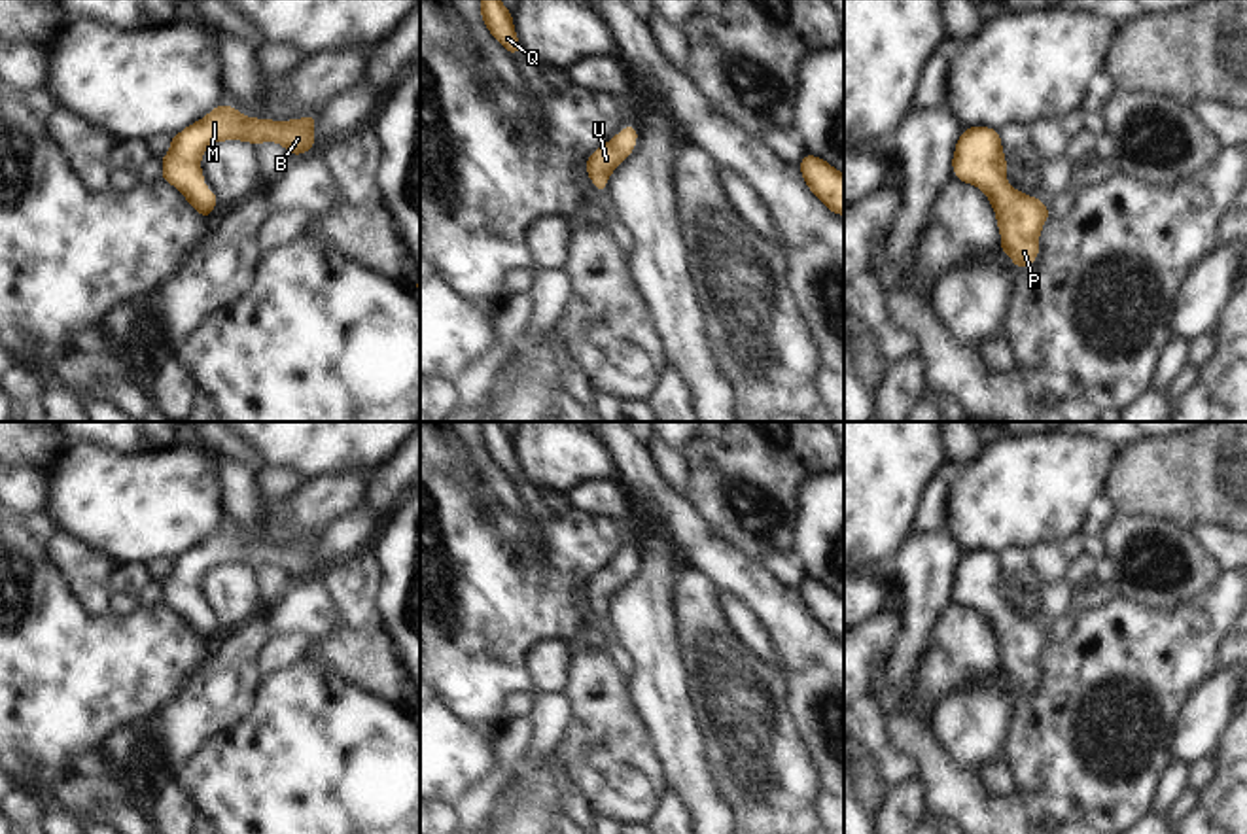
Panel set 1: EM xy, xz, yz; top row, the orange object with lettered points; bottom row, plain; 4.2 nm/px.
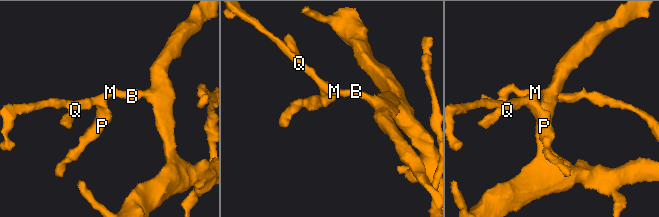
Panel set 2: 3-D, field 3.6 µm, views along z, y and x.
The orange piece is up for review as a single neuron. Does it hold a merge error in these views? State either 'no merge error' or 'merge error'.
no merge error

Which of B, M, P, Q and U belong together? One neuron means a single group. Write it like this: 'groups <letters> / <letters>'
groups B M P Q U

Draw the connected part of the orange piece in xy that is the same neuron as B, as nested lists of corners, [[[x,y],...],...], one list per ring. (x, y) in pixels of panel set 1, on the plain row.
[[[220,528],[208,539],[172,560],[168,577],[161,582],[161,603],[180,613],[195,635],[210,643],[214,630],[220,626],[204,609],[201,594],[201,581],[210,567],[223,564],[242,564],[254,569],[276,565],[295,581],[314,573],[314,548],[316,539],[278,547],[244,541],[237,531]]]

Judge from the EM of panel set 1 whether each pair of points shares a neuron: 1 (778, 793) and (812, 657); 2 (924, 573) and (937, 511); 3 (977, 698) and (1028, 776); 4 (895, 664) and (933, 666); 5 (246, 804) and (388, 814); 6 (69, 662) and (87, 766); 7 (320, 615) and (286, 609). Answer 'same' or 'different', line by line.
1: different
2: different
3: different
4: different
5: same
6: different
7: same

